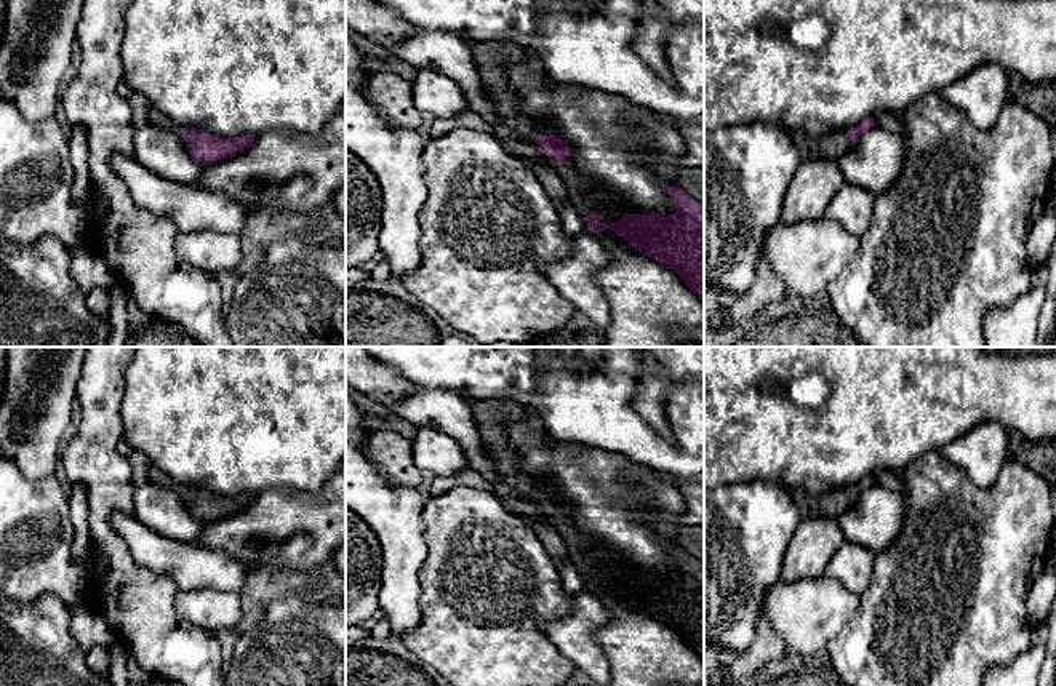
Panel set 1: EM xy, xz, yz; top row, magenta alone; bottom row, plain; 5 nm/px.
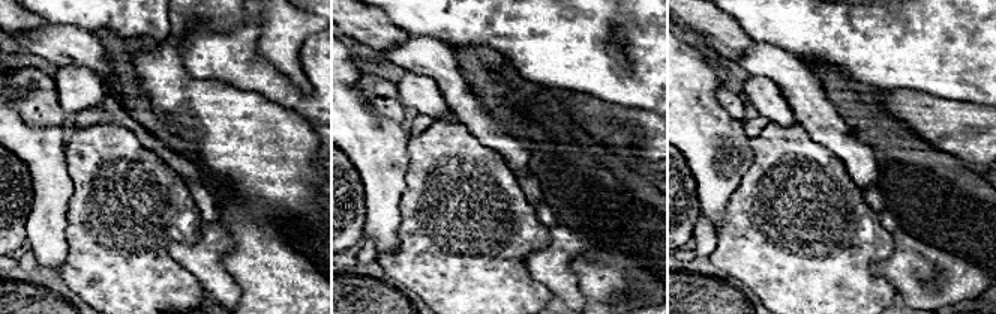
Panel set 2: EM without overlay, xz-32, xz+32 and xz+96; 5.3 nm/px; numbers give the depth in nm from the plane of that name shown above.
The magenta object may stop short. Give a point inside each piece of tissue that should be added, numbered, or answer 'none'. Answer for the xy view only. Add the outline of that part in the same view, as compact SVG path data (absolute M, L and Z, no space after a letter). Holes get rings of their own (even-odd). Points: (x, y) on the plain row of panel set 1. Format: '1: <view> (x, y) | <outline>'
1: xy (156, 477) | M155 467L149 470L149 483L154 483L157 486L162 486L176 493L181 497L184 505L190 502L190 497L182 494L182 488L176 481L173 481L166 473L160 472Z

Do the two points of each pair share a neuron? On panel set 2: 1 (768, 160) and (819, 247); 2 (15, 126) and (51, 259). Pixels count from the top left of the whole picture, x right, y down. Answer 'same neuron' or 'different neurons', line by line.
1: same neuron
2: same neuron

